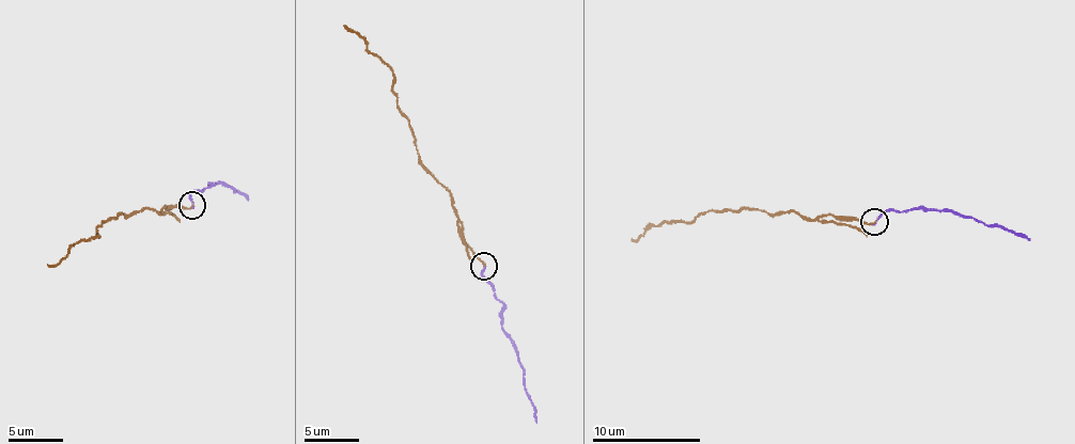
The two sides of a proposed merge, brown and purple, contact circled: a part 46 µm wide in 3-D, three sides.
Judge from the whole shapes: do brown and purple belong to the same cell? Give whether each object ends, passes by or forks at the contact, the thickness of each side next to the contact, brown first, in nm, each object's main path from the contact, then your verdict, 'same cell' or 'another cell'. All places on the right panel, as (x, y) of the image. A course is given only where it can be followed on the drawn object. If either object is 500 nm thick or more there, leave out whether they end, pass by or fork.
brown ends | purple ends | 170/100 nm | brown via (873, 222), (807, 221), (796, 212), (707, 209), (680, 223), (664, 221), (648, 227), (633, 241) | purple via (876, 222), (885, 211), (936, 208), (998, 224), (1030, 239) | same cell

